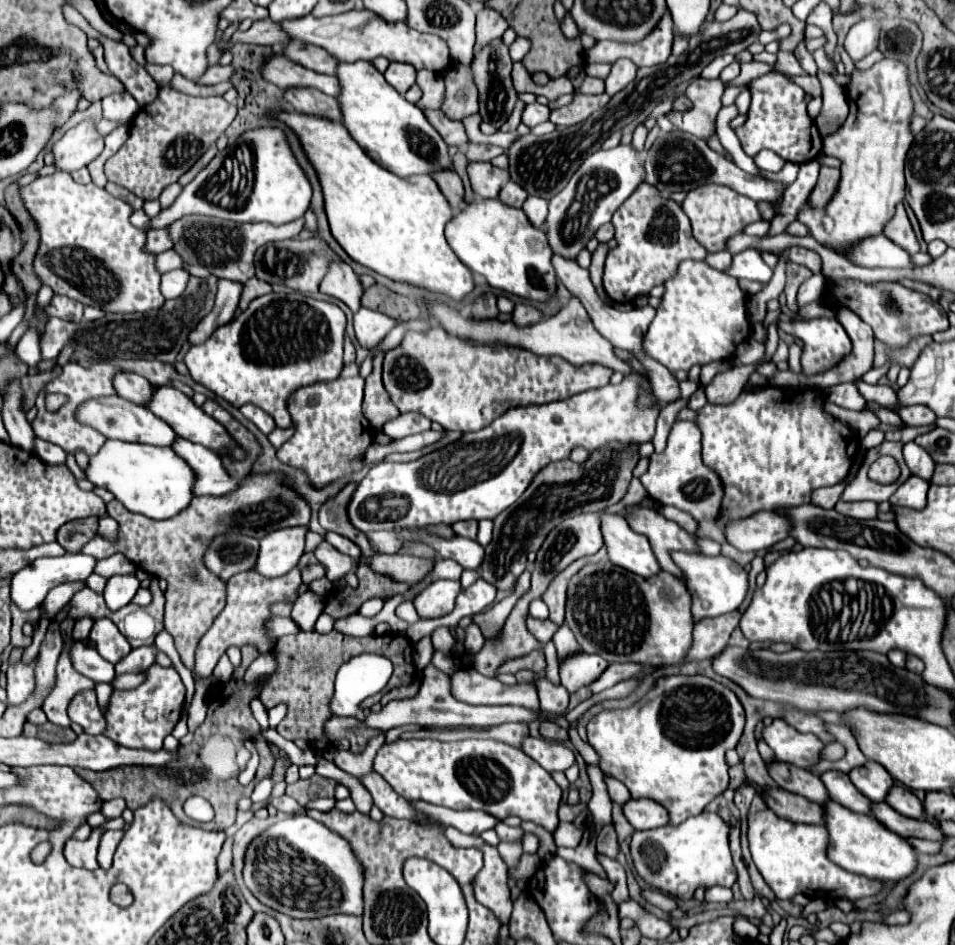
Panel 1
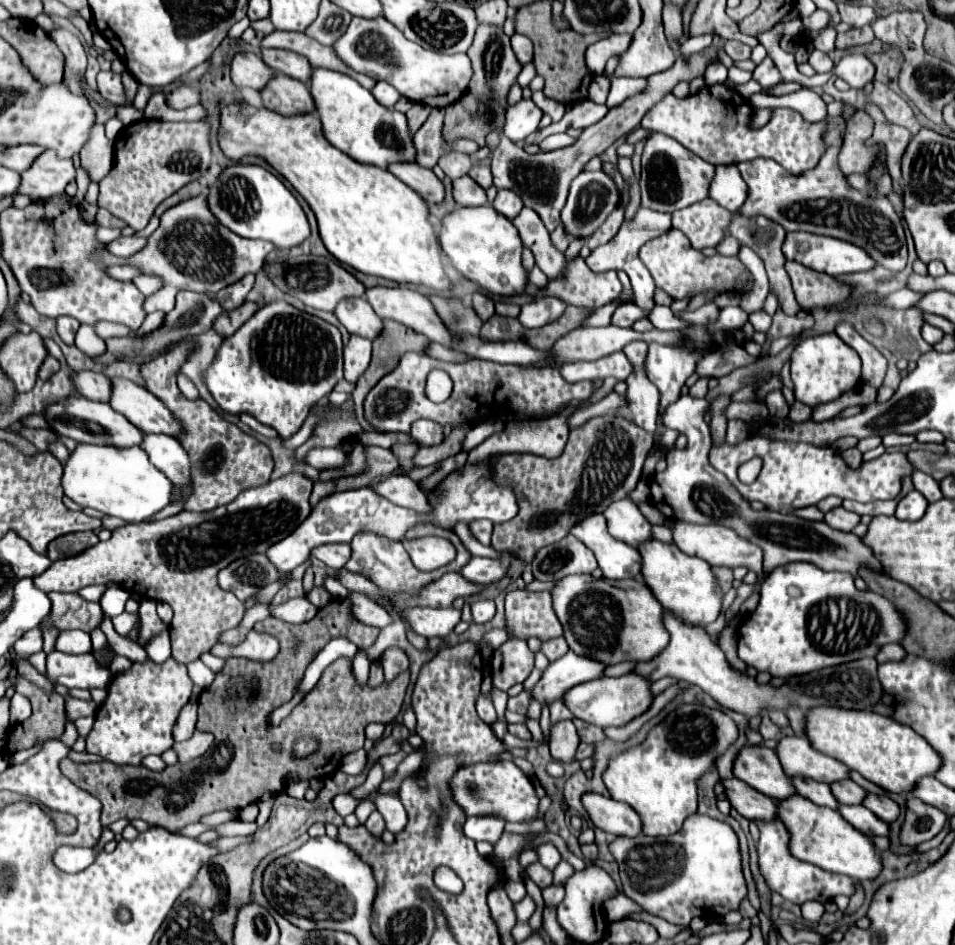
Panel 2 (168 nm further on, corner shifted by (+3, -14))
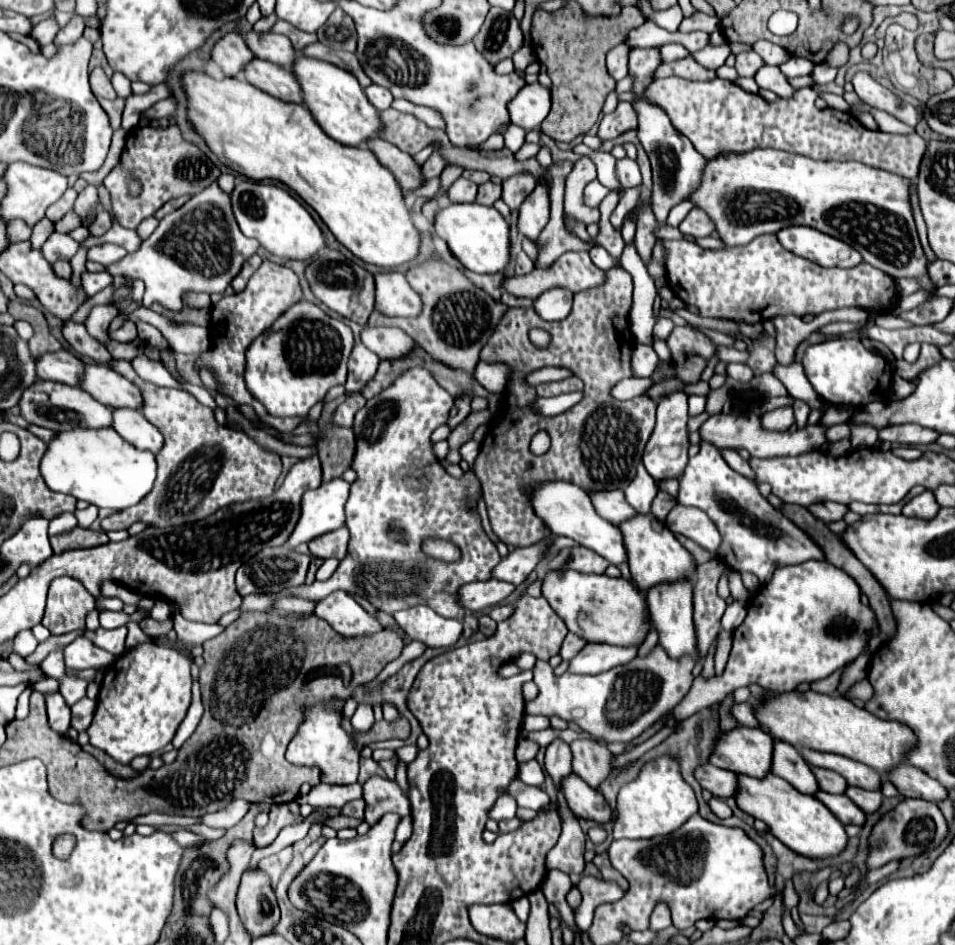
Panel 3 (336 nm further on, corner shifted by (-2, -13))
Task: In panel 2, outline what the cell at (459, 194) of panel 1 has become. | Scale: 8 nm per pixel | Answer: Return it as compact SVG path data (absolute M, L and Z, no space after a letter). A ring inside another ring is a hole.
M392 163L388 171L414 189L426 203L440 203L444 199L444 185L430 169L418 163Z

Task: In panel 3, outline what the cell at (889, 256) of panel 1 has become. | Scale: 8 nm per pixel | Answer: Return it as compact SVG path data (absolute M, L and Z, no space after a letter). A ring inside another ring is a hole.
M788 226L779 231L777 238L785 249L823 267L853 268L863 262L853 246L809 226Z

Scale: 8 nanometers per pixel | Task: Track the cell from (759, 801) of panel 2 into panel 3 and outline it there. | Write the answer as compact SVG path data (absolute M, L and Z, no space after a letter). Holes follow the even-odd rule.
M703 764L697 768L695 778L705 790L711 790L717 798L735 798L739 792L739 778L733 772L721 770L713 764Z

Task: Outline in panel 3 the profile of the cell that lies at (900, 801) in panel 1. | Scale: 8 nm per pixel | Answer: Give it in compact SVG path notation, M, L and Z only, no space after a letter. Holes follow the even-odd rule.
M849 786L849 790L845 792L845 796L849 796L867 814L877 812L881 808L881 804L883 804L883 794L881 792L869 792L869 790L861 790L857 786Z

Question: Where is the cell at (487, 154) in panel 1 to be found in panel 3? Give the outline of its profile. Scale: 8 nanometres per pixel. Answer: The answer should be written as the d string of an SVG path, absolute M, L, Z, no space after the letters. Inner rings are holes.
M485 182L479 186L479 194L477 194L477 202L483 206L493 206L495 200L501 198L501 186L493 184L493 182Z

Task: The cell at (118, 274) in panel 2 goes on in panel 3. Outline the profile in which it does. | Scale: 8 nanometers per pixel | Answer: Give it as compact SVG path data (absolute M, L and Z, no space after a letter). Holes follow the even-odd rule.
M83 272L83 274L81 274L81 282L83 282L83 286L85 286L85 292L87 292L89 296L93 296L93 294L97 294L99 290L111 286L111 284L113 284L113 278L111 278L109 272Z

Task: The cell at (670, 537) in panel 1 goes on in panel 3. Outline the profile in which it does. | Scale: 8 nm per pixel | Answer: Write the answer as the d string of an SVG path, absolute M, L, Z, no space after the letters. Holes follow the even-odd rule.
M609 490L609 492L603 492L603 494L589 494L589 496L593 498L593 504L597 506L599 514L615 526L619 526L619 524L627 522L629 518L637 516L635 508L627 504L625 494L621 490Z

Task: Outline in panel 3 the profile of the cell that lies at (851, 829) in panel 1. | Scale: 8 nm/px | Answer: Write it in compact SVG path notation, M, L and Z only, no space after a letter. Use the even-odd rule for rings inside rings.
M769 774L769 778L763 780L741 776L741 794L737 796L737 804L753 818L763 820L769 826L771 834L799 856L835 858L845 852L849 844L845 826L823 802L819 802L815 796L801 794L793 786L789 786L789 782L777 778L775 774Z

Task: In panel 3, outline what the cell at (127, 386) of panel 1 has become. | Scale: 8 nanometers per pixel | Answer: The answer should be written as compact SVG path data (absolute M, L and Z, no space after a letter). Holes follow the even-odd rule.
M67 350L51 352L41 356L37 362L37 378L39 380L53 380L69 386L79 386L85 374L85 362Z

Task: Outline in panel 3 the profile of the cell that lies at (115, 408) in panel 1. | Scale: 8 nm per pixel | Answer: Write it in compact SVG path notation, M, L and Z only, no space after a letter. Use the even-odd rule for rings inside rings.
M39 380L25 390L21 396L21 414L29 424L37 424L49 428L53 432L75 430L75 428L111 428L113 426L113 412L109 406L91 398L85 390L75 386L61 386L57 382Z

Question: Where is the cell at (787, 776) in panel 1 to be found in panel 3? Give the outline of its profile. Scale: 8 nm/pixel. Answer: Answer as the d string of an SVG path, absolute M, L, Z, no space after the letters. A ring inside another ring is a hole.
M737 726L721 734L709 762L735 774L765 778L773 764L773 738L763 728Z

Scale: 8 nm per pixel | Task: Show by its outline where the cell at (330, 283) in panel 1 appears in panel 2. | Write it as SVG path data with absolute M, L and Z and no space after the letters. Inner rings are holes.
M346 299L336 307L336 317L352 335L364 335L374 341L380 335L382 319L374 313L366 299Z

